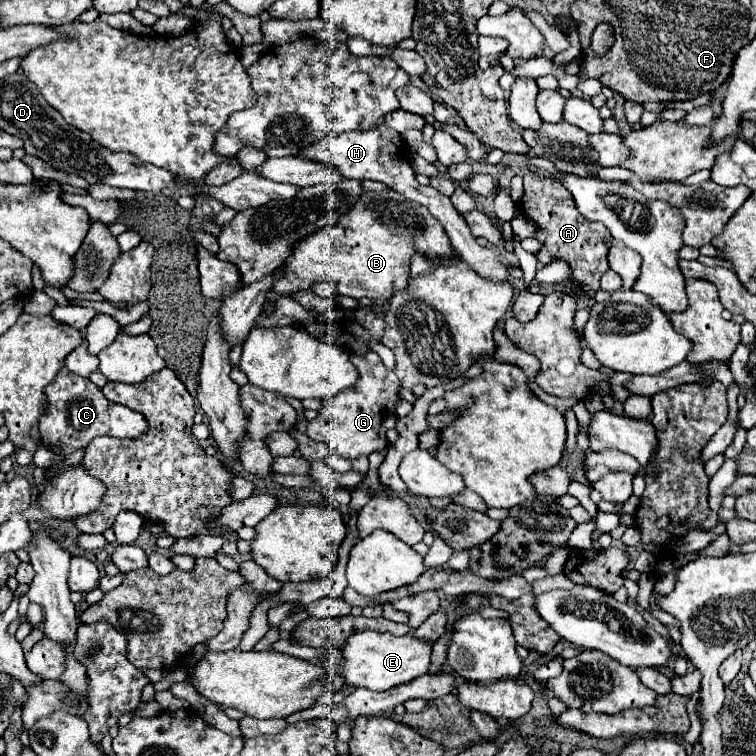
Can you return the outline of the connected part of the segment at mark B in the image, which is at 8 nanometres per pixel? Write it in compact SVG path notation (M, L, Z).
M393 190L363 192L361 200L341 216L341 224L333 224L333 228L325 226L297 240L271 292L291 296L309 290L317 282L329 282L341 296L387 300L407 286L409 260L415 252L423 252L429 258L449 258L453 248L441 222L433 218L425 206L409 202Z

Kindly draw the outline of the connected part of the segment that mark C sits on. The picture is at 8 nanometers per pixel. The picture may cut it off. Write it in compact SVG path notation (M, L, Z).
M61 368L61 372L55 376L55 380L45 388L45 412L39 418L39 434L43 440L43 446L69 456L81 448L85 448L95 436L113 436L113 438L139 438L147 432L149 424L145 416L139 412L119 406L115 402L109 402L101 388L97 388L89 378L77 376L69 372L67 368Z

